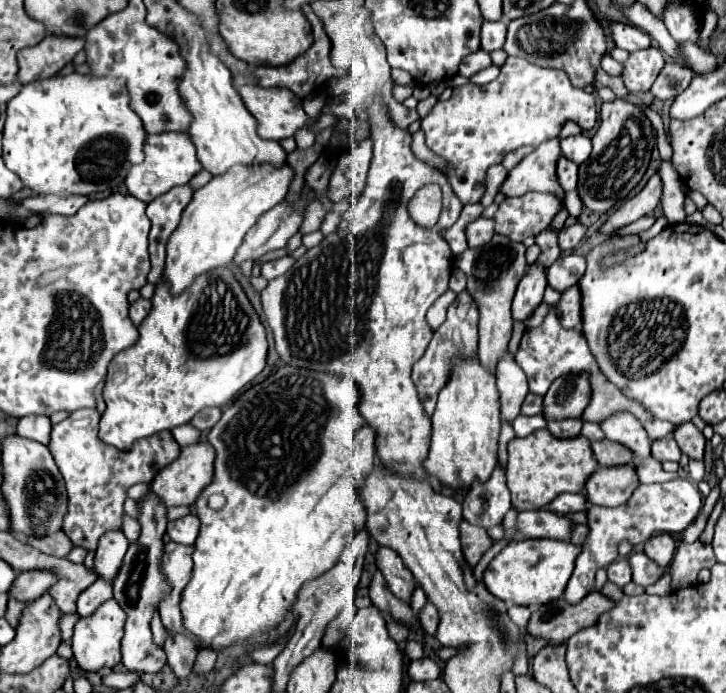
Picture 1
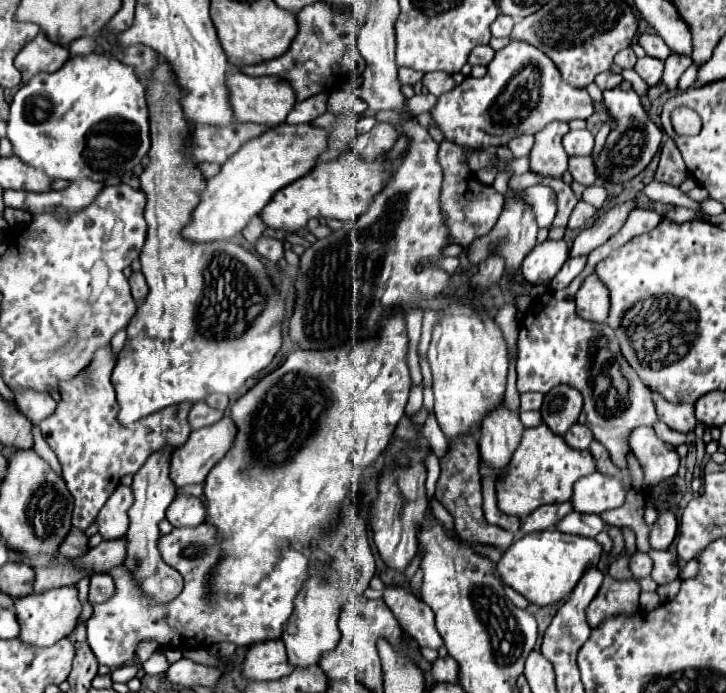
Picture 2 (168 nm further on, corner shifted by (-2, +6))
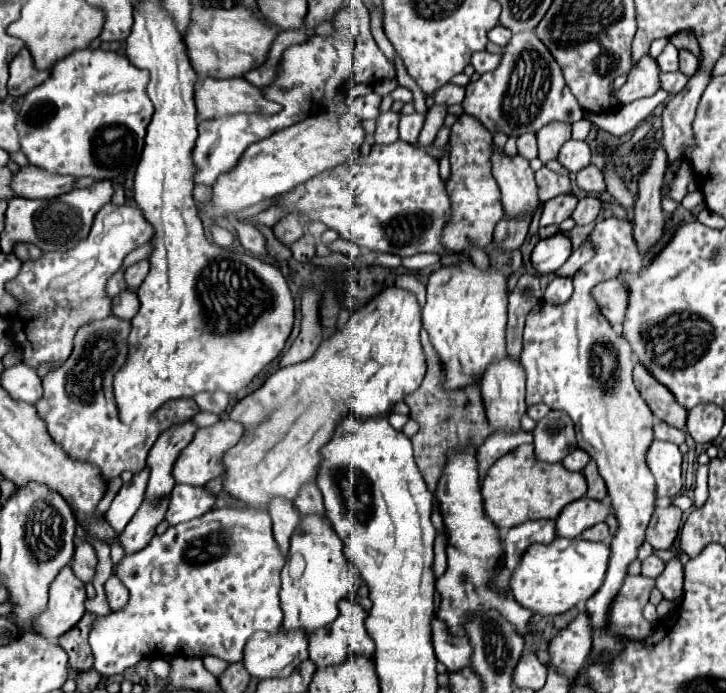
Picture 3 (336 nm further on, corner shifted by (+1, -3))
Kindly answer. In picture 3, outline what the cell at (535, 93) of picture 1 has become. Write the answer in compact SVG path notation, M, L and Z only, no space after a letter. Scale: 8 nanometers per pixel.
M535 32L513 34L499 68L485 72L477 82L469 82L463 108L467 114L477 116L489 132L501 130L507 136L519 136L525 130L539 132L553 120L573 124L583 118L583 108L565 84L561 66Z

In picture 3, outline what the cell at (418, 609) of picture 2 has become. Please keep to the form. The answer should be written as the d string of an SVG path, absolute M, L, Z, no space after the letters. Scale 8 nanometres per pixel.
M435 618L433 624L433 646L435 646L435 656L439 662L443 662L447 666L449 672L457 672L459 668L467 668L471 666L471 654L473 654L473 646L469 644L467 638L455 638L449 634L447 626Z

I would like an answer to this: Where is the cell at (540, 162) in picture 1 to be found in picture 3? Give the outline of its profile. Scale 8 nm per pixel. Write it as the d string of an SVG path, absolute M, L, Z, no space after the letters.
M549 124L537 132L539 142L539 160L545 164L549 160L555 160L559 154L559 148L571 138L571 124Z

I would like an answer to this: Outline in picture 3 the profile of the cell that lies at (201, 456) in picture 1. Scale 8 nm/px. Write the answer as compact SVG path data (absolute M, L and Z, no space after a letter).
M219 420L217 424L209 426L209 428L199 428L193 442L181 452L181 456L177 458L175 462L175 468L173 468L173 476L177 480L177 484L191 484L191 486L203 486L207 484L209 480L217 478L223 474L225 466L221 464L221 456L225 456L225 452L229 448L233 448L243 436L243 428L241 424L237 424L235 420Z

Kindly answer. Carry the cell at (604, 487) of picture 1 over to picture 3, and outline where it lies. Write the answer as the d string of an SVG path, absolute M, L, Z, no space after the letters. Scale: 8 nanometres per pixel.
M581 498L573 504L567 504L559 518L557 518L557 536L563 538L577 538L583 530L595 526L597 522L603 522L611 508L605 502Z

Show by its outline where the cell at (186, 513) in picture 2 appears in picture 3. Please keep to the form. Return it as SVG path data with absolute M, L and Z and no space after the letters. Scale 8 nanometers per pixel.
M177 484L171 492L169 510L167 510L167 522L171 526L179 522L187 522L193 518L199 518L201 514L209 512L215 504L215 494L207 490L205 486L193 488L189 484Z

